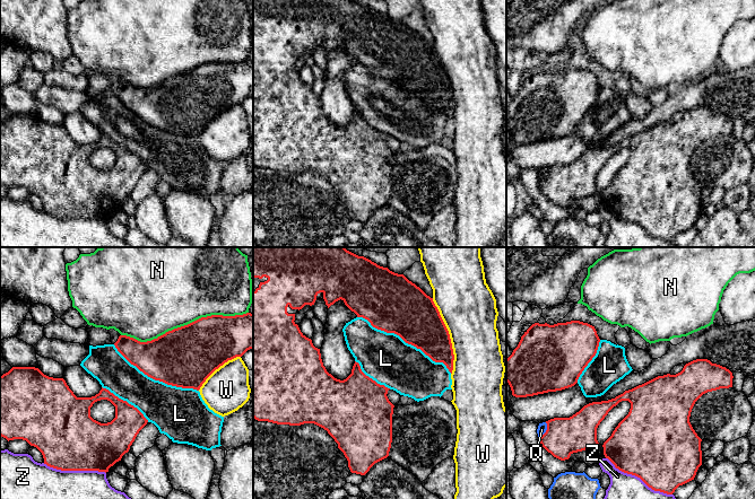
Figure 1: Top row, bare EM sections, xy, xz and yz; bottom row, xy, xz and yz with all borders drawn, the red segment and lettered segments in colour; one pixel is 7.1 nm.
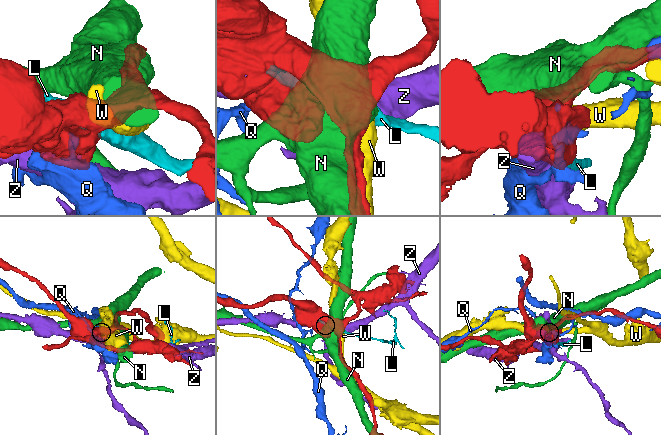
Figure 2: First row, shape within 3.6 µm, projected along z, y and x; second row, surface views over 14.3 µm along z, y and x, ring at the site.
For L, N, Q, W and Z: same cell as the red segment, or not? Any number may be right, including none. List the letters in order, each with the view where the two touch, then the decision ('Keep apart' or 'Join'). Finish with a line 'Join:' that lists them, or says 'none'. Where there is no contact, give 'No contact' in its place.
L: Touches red in xz. Keep apart
N: Touches red in xy. Keep apart
Q: Touches red in yz. Keep apart
W: Touches red in xz. Keep apart
Z: Touches red in yz. Keep apart
Join: none

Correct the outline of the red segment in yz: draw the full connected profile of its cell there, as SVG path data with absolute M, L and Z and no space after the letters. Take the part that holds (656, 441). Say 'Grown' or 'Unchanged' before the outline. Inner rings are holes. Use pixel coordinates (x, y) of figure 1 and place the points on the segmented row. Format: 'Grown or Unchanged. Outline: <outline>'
Unchanged. Outline: M696 359L676 375L658 376L615 399L589 403L570 418L550 419L546 421L546 432L538 438L554 457L569 459L573 453L599 445L598 426L614 406L628 401L630 412L604 443L604 455L616 469L640 478L652 490L672 494L679 485L694 480L702 465L702 439L689 422L695 402L708 392L732 387L732 378L732 373L726 367L708 359Z

